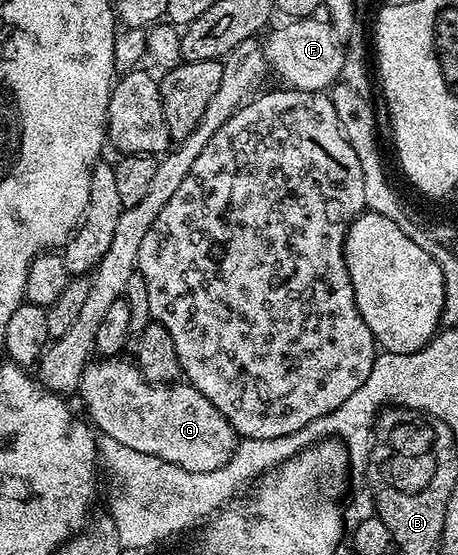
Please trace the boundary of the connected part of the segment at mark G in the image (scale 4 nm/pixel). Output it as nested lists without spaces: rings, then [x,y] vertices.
[[[117,355],[89,360],[78,386],[78,397],[88,408],[87,420],[97,430],[100,428],[108,441],[117,441],[122,447],[142,451],[142,455],[154,455],[166,463],[199,473],[214,471],[232,458],[238,444],[236,433],[202,391],[187,383],[145,381],[143,372],[131,360],[122,358]]]

